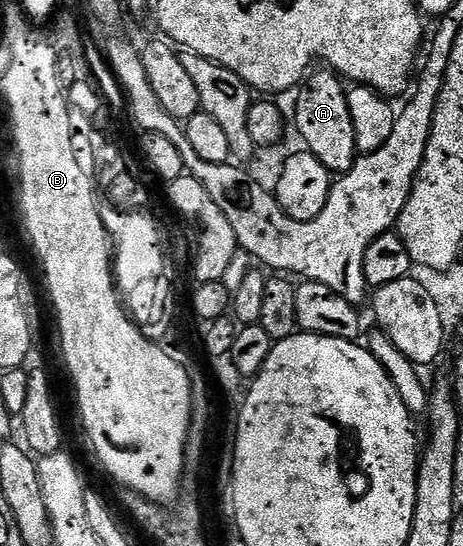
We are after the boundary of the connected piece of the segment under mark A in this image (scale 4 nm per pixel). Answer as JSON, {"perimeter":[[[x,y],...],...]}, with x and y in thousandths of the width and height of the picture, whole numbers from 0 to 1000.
{"perimeter":[[[683,126],[659,143],[639,181],[639,233],[657,253],[654,267],[719,322],[749,321],[769,300],[773,278],[765,258],[765,222],[756,222],[752,170],[737,139],[715,126]]]}

